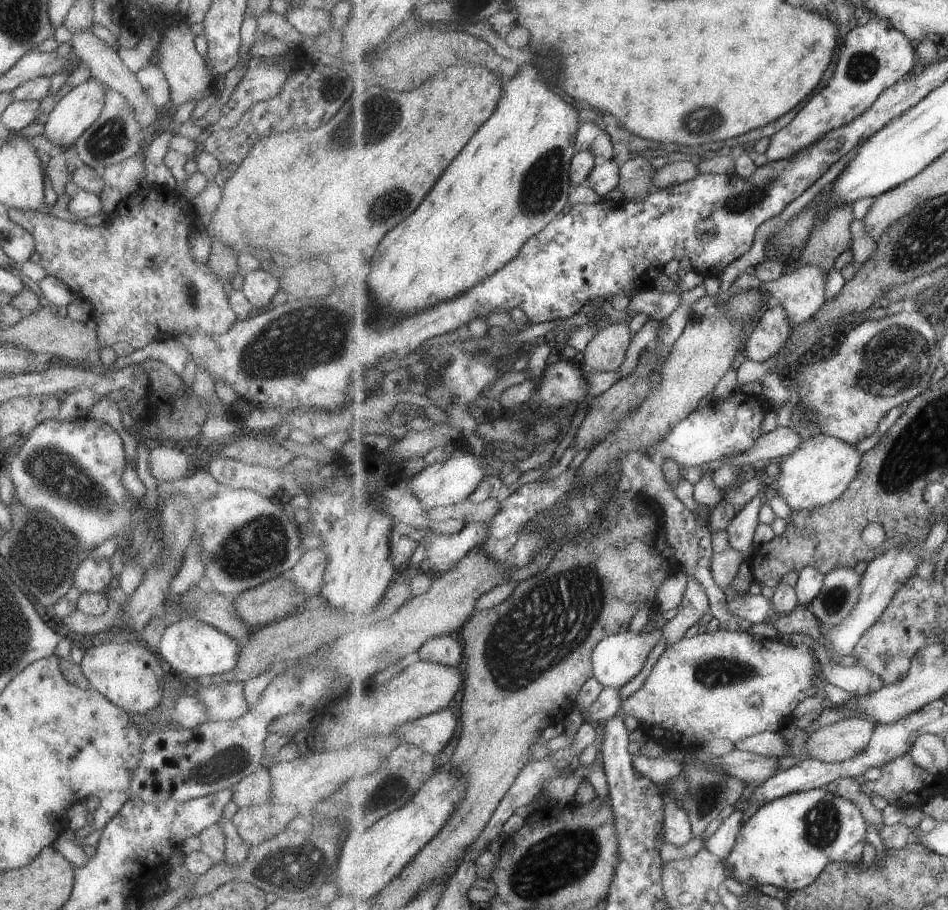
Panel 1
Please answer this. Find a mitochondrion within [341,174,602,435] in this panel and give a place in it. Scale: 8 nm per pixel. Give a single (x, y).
(386, 206)

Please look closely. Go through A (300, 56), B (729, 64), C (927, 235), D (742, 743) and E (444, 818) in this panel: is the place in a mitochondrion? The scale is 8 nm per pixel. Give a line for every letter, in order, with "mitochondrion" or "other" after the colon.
A: other
B: other
C: mitochondrion
D: other
E: other

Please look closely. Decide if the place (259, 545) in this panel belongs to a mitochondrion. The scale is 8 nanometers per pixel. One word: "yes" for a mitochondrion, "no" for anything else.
yes

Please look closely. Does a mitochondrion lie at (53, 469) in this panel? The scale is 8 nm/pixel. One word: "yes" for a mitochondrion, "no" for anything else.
yes

